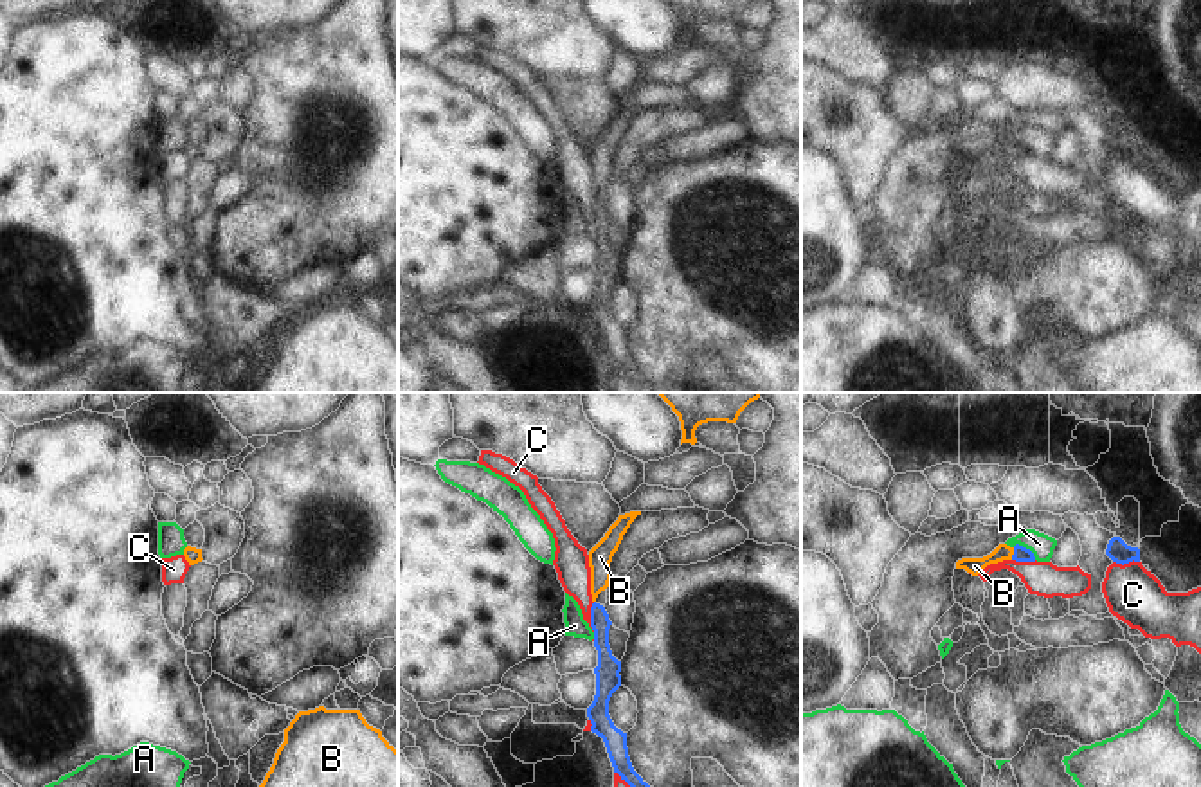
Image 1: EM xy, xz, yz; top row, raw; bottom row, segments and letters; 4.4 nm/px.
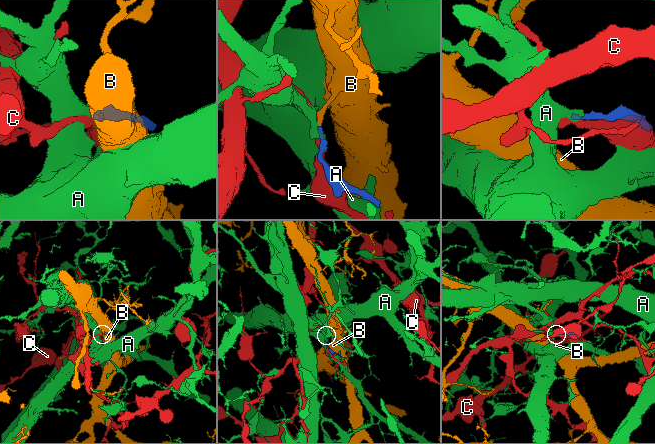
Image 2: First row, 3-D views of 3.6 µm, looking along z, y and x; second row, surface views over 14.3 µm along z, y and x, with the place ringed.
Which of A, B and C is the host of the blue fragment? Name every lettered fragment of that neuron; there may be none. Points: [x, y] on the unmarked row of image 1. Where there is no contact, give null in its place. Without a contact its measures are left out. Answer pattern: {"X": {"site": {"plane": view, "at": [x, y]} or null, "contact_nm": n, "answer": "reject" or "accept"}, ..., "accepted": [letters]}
{"A": {"site": {"plane": "yz", "at": [1025, 144]}, "contact_nm": 130, "answer": "reject"}, "B": {"site": {"plane": "yz", "at": [1014, 150]}, "contact_nm": 60, "answer": "accept"}, "C": {"site": {"plane": "xz", "at": [591, 213]}, "contact_nm": 140, "answer": "reject"}, "accepted": ["B"]}

